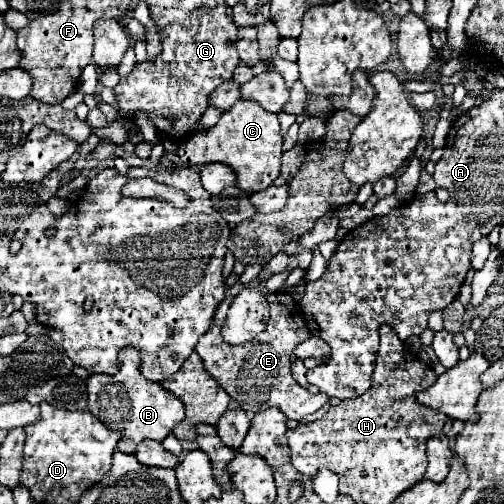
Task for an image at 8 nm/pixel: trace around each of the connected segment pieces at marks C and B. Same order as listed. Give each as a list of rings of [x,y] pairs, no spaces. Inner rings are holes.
[[[238,99],[230,111],[222,113],[220,121],[202,133],[196,133],[183,141],[178,149],[178,157],[184,165],[202,165],[202,163],[224,163],[236,173],[236,187],[252,195],[274,183],[280,175],[282,165],[282,135],[280,123],[274,113],[262,111],[258,103],[246,103]]]
[[[126,347],[118,355],[118,371],[114,375],[90,375],[88,385],[88,411],[98,417],[106,427],[122,431],[122,437],[134,443],[144,439],[162,441],[170,435],[172,427],[184,419],[182,401],[174,395],[168,395],[160,383],[150,383],[140,373],[140,355],[132,347]]]

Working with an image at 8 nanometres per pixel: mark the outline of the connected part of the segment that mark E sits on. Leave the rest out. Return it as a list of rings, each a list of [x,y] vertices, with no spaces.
[[[269,293],[267,299],[272,307],[272,319],[268,327],[262,331],[262,335],[242,345],[228,345],[220,335],[226,309],[229,309],[228,301],[224,299],[216,309],[214,325],[206,331],[206,335],[198,339],[196,353],[200,355],[204,369],[210,373],[210,377],[216,379],[216,383],[238,403],[254,407],[258,405],[256,409],[278,407],[286,417],[300,419],[304,415],[316,413],[328,401],[326,395],[312,395],[290,377],[290,355],[298,343],[310,337],[310,329],[302,317],[302,309],[288,293]]]

